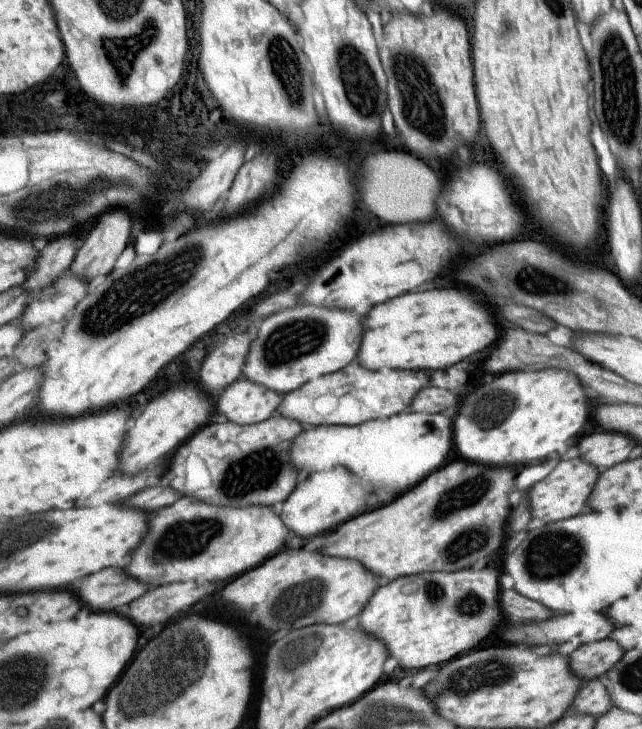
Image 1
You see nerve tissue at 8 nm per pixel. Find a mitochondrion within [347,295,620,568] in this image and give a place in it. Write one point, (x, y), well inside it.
(473, 492)

